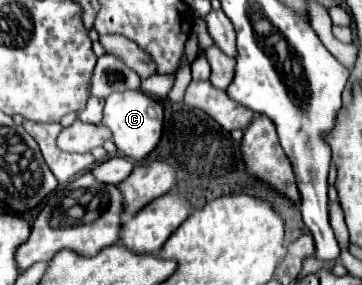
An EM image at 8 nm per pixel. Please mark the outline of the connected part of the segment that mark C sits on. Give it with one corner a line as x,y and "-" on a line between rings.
140,90
112,92
106,98
102,122
106,128
110,128
112,140
116,144
118,152
122,152
122,156
126,156
126,158
142,160
146,154
152,152
152,148
158,144
160,134
162,134
162,120
164,120
162,106

